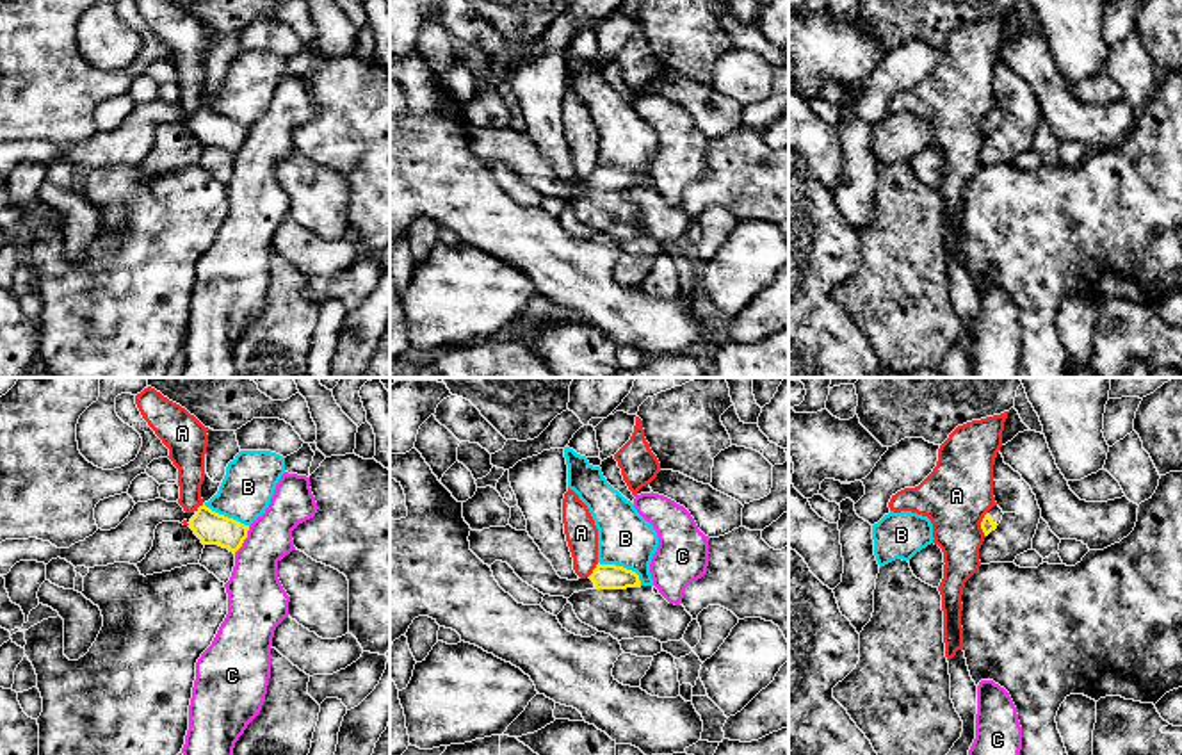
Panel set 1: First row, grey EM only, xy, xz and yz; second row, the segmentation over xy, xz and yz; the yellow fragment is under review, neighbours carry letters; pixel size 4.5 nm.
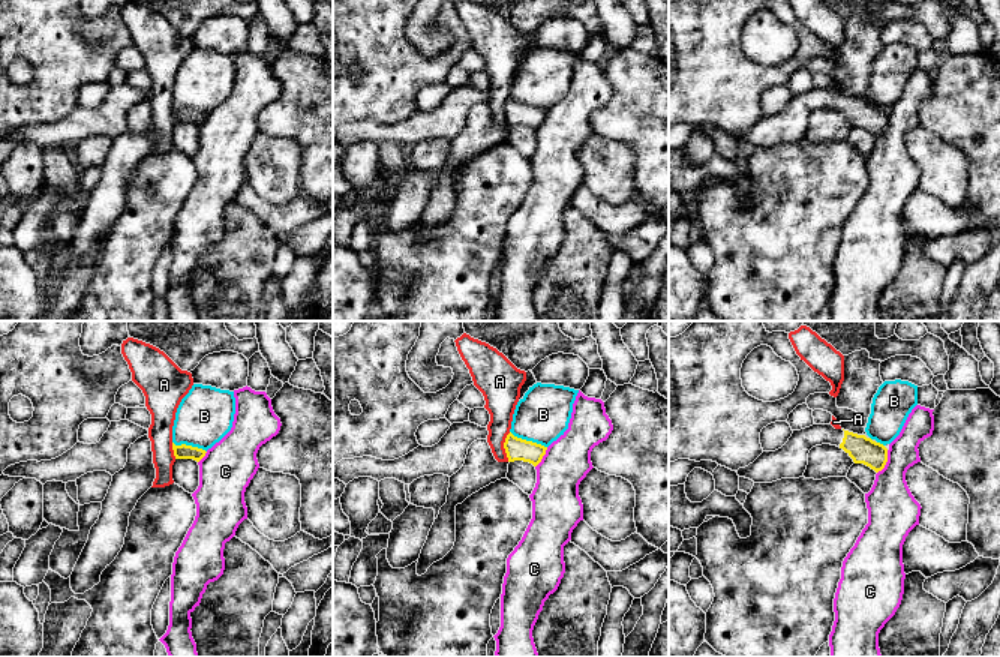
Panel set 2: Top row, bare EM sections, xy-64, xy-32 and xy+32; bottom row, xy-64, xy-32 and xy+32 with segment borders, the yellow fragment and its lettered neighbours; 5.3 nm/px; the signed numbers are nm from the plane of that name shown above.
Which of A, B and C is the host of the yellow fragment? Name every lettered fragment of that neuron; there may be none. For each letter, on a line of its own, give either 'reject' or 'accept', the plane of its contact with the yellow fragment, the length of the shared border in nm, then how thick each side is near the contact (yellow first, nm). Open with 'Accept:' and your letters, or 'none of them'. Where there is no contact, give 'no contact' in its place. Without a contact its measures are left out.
Accept: none of them
A: reject | yz | 120 nm | 60/320 nm
B: reject | xz | 220 nm | 110/240 nm
C: reject | xy | 150 nm | 150/240 nm

